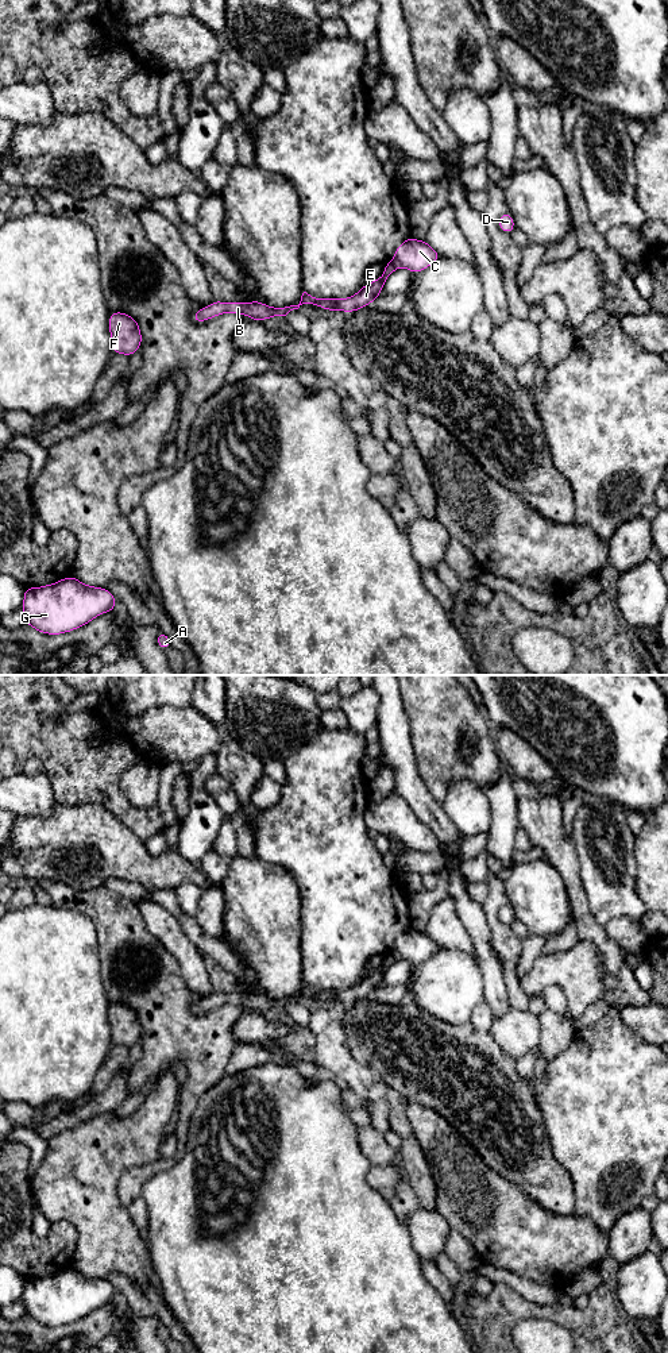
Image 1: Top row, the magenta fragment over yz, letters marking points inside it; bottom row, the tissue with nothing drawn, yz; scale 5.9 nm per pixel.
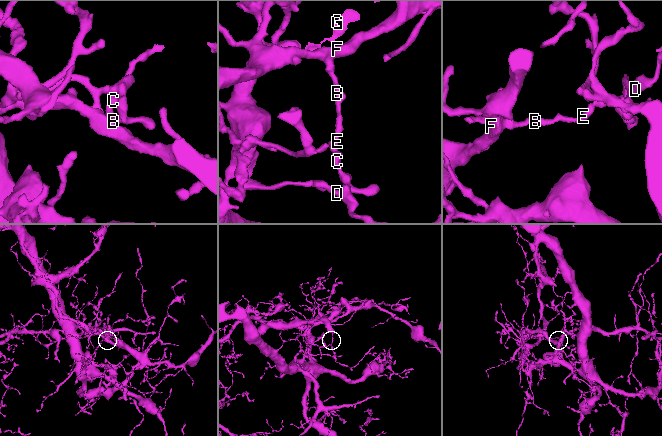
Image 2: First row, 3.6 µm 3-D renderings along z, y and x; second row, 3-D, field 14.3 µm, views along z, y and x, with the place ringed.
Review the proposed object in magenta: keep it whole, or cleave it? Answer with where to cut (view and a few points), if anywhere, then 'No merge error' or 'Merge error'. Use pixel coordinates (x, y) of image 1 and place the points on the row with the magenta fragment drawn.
Split along yz (392, 261), (396, 268). Merge error

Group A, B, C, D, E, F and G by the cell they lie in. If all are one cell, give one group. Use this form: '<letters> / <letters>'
A C D G / B E F

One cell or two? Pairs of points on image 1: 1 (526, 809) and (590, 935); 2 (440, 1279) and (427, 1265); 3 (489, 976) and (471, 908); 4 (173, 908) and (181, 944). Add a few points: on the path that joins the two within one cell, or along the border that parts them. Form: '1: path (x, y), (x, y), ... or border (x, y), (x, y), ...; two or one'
1: path (552, 840), (567, 864), (579, 904); one
2: path (437, 1276), (429, 1268); one
3: path (487, 959), (477, 925); one
4: border (146, 899), (151, 899), (168, 909), (192, 941); two

